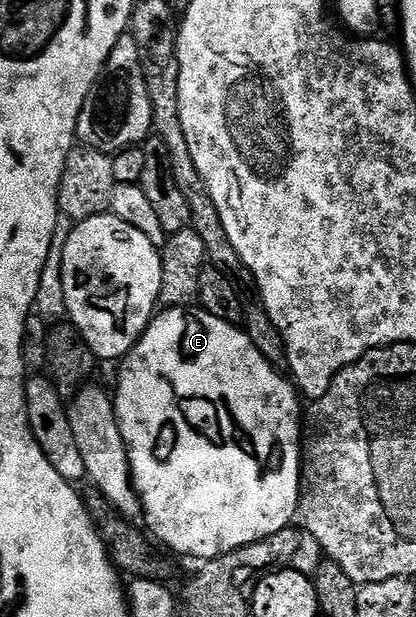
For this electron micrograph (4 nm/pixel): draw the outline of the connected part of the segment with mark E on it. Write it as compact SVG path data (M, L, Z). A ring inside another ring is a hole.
M179 307L179 308L163 308L151 320L150 326L142 332L141 339L135 343L126 354L121 362L122 370L118 373L118 393L116 392L116 408L118 410L118 422L120 423L120 431L124 435L124 443L128 451L128 459L130 460L130 478L134 481L134 490L138 492L138 496L142 503L141 516L146 517L146 525L171 549L174 553L183 553L186 557L198 557L197 559L209 559L211 557L219 557L225 553L236 551L240 547L248 547L248 543L256 543L256 539L268 539L268 535L276 535L276 531L287 528L291 524L290 521L295 520L298 513L298 498L302 488L302 434L304 432L303 422L300 420L300 409L298 413L299 394L296 392L295 386L291 384L285 376L281 377L279 370L270 364L268 359L264 359L264 355L256 347L256 343L252 343L252 339L247 335L245 328L229 325L220 319L216 319L216 315L207 313L201 307Z

